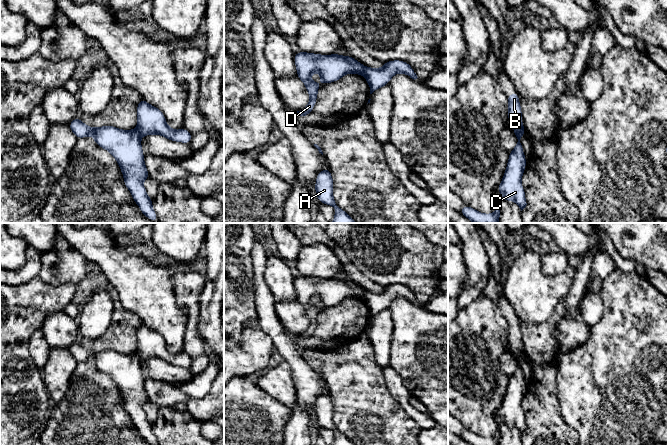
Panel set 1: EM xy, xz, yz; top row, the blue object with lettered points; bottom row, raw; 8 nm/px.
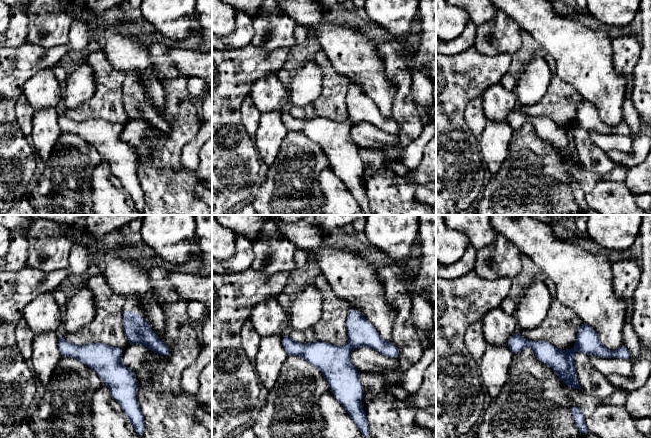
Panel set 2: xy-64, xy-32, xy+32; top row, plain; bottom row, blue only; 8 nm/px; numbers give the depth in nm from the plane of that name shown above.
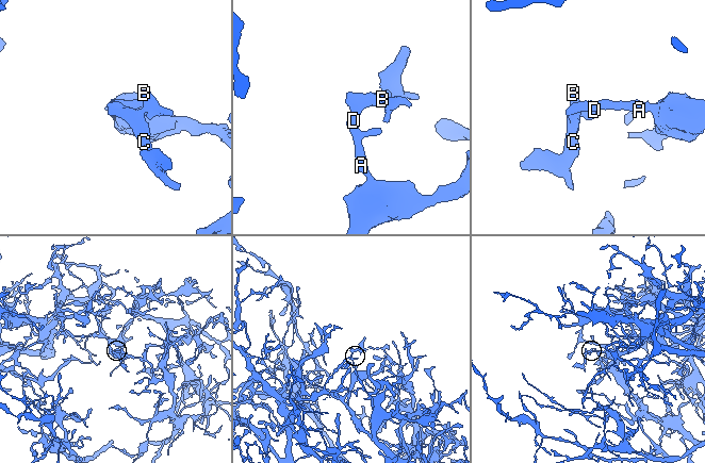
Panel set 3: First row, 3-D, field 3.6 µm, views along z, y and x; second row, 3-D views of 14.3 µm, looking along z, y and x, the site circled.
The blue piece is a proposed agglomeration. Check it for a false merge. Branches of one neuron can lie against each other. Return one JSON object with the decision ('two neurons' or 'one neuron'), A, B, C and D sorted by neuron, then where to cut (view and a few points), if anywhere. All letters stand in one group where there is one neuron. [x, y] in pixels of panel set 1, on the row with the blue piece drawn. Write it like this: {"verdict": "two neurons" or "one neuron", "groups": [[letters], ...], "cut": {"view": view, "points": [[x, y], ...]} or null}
{"verdict": "two neurons", "groups": [["A", "C", "D"], ["B"]], "cut": {"view": "xz", "points": [[364, 66], [361, 74]]}}

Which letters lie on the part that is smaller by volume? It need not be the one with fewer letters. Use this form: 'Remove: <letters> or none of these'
Remove: B

